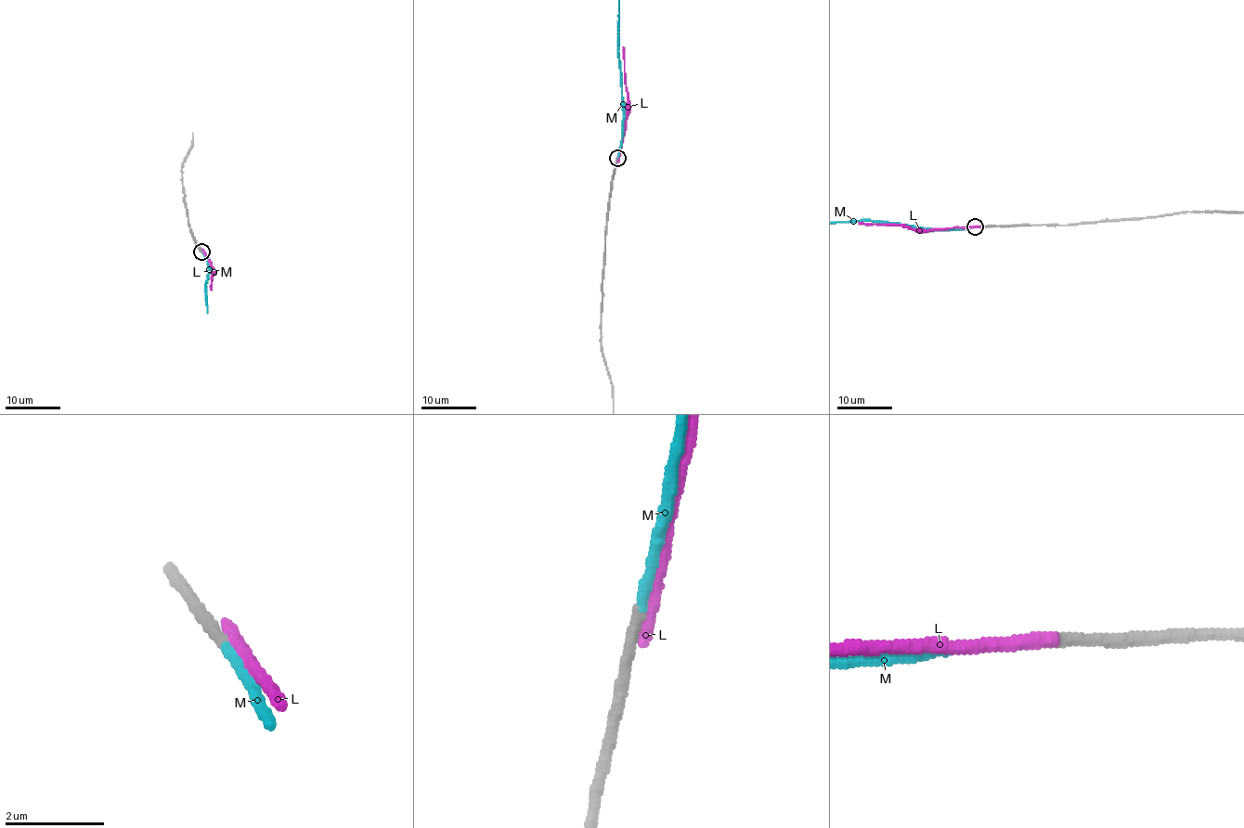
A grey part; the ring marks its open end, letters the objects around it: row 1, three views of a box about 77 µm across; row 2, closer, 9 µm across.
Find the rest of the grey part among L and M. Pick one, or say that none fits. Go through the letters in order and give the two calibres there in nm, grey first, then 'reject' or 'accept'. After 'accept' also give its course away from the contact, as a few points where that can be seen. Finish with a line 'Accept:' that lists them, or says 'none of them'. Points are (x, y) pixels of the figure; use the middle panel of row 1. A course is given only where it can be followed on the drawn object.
L: calibres 280 and 300 nm; reject
M: calibres 240 and 190 nm; accept
Accept: M

